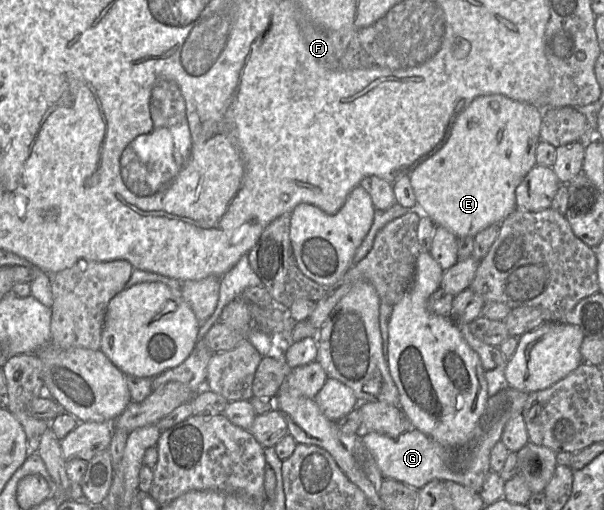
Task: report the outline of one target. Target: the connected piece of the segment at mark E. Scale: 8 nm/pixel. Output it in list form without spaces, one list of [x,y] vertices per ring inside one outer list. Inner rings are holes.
[[[492,94],[479,96],[475,98],[469,106],[463,110],[453,123],[450,136],[447,143],[432,157],[425,160],[418,167],[416,167],[409,175],[410,184],[414,191],[416,198],[416,209],[418,209],[423,215],[429,217],[436,226],[442,226],[452,232],[457,238],[472,236],[475,237],[477,233],[483,229],[500,223],[506,219],[516,207],[515,190],[517,186],[522,182],[527,173],[535,166],[536,163],[536,148],[540,142],[540,127],[542,123],[541,108],[536,105],[519,102],[512,100],[506,96],[500,94]]]

